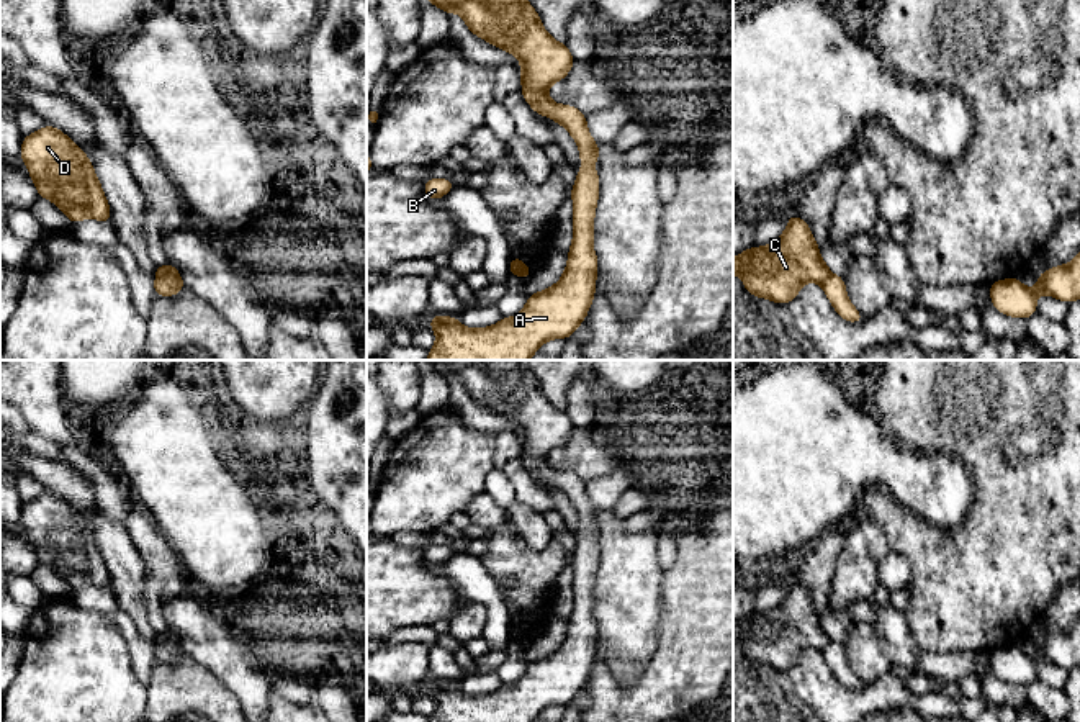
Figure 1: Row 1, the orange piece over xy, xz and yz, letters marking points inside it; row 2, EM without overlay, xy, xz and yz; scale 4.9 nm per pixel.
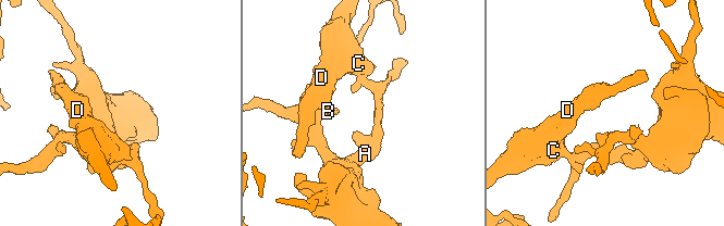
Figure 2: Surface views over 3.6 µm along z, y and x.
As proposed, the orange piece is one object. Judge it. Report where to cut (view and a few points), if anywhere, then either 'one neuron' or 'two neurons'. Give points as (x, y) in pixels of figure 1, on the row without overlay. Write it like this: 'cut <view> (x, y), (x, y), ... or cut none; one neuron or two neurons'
cut xy (156, 642), (166, 647), (180, 647); two neurons

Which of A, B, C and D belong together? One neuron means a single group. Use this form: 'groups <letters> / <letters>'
groups A B / C D

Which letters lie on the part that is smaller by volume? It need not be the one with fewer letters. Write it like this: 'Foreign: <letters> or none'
Foreign: C, D

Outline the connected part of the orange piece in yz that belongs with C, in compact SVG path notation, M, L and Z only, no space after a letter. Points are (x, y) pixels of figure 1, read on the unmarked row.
M795 581L789 583L777 607L738 620L733 625L733 640L743 647L751 663L779 671L792 668L803 650L823 652L831 642L808 591Z

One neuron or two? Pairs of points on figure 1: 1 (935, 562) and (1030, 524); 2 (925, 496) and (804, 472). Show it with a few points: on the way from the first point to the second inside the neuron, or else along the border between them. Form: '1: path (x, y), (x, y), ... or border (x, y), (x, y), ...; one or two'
1: path (958, 562), (976, 562), (1007, 536); one
2: path (895, 472), (833, 472); one

